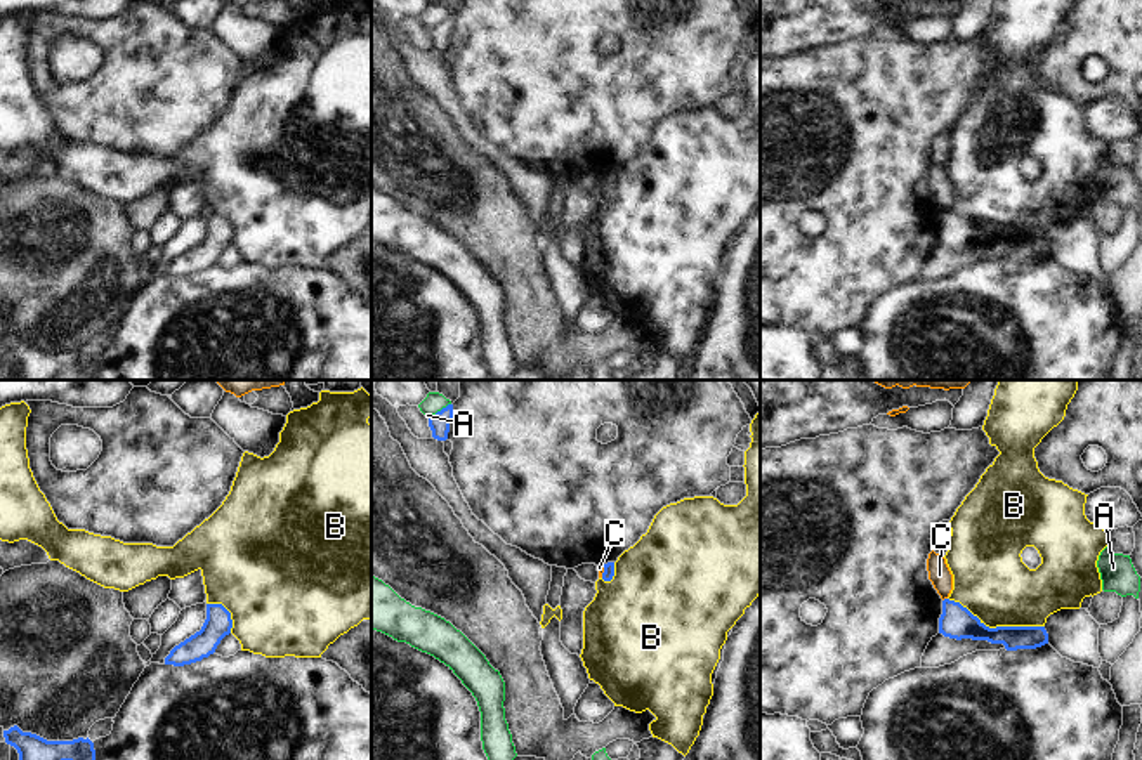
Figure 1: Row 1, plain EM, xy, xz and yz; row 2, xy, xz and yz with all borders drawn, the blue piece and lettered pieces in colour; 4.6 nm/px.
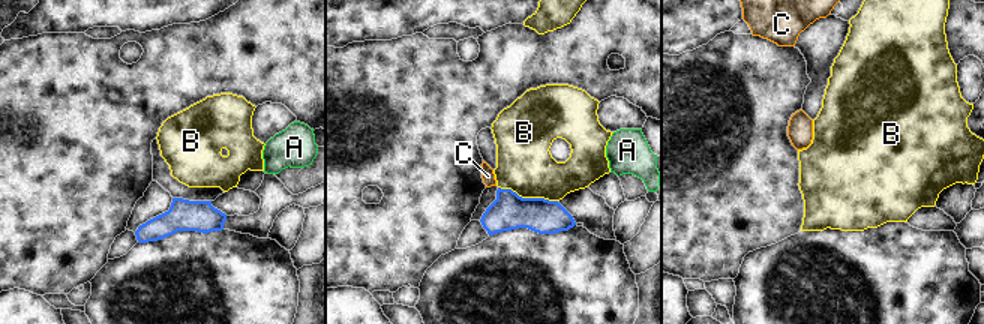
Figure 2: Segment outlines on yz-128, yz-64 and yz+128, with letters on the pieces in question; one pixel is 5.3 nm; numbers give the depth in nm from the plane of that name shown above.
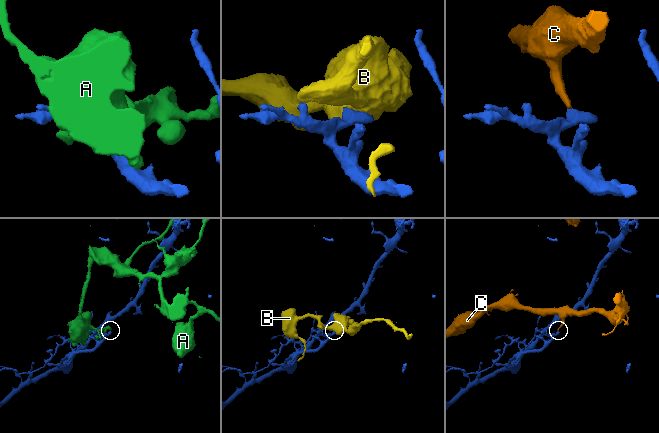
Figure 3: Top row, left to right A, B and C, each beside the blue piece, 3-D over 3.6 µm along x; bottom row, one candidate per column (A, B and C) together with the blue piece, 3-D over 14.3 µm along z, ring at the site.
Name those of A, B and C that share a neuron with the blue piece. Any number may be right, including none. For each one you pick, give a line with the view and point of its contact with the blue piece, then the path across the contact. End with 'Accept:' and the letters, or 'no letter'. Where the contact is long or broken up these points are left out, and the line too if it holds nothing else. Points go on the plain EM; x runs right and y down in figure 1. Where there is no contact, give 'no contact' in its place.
Accept: no letter

